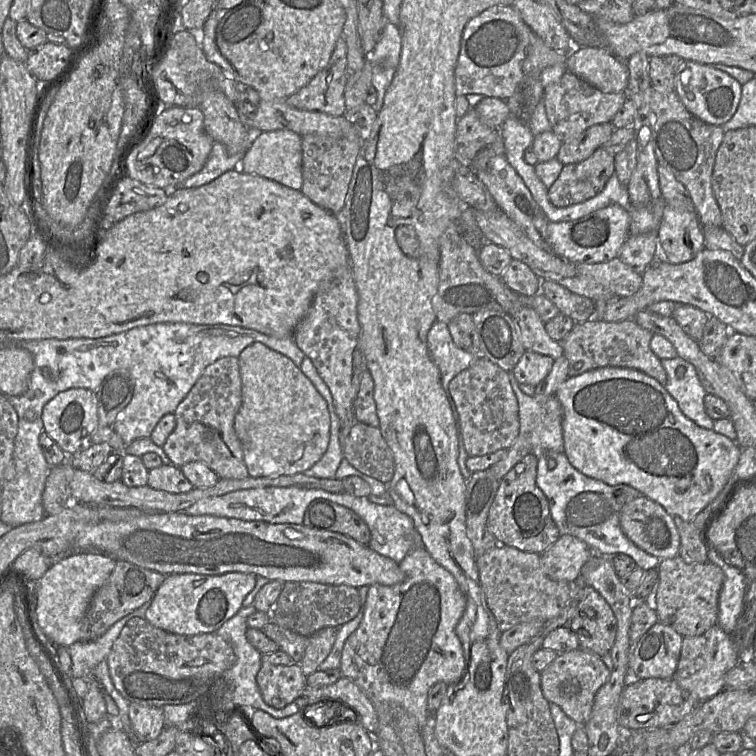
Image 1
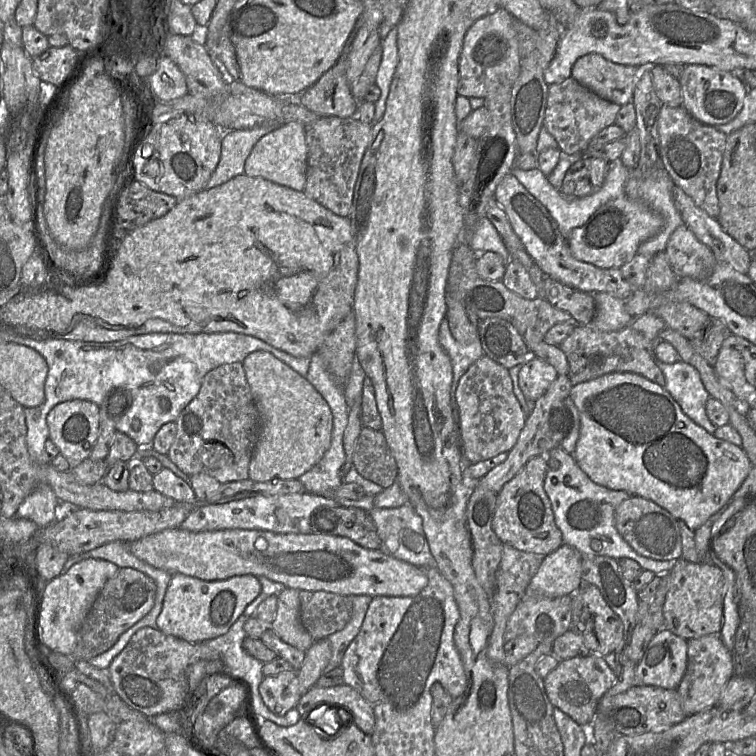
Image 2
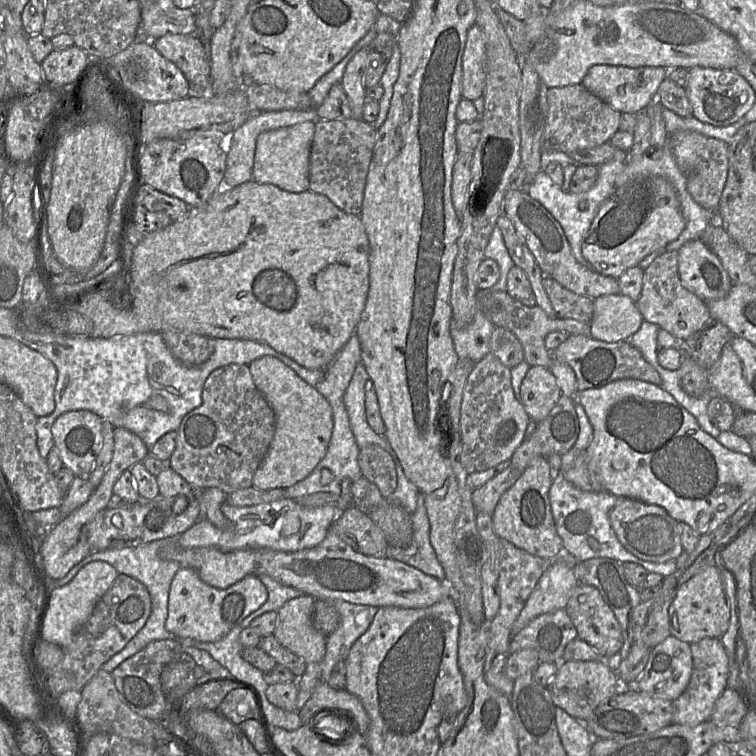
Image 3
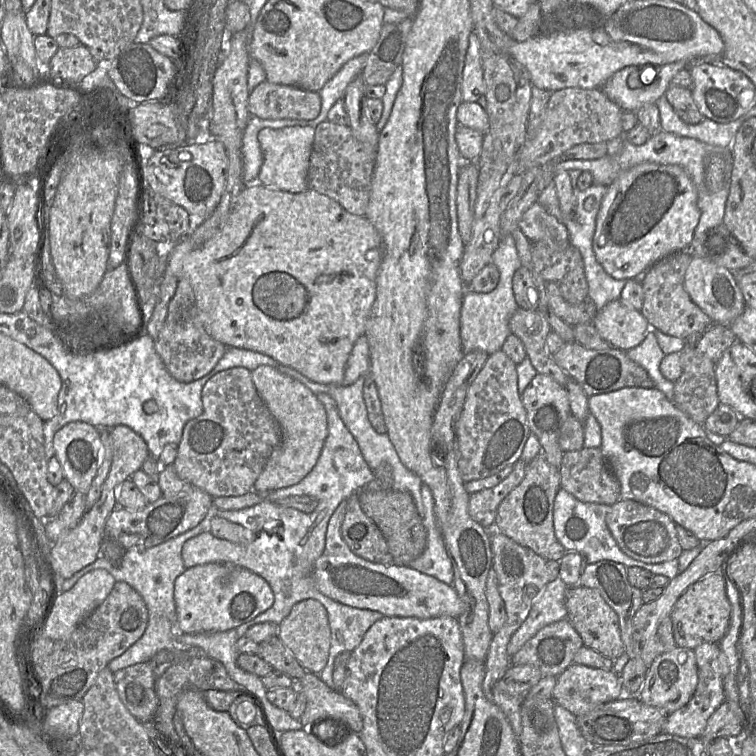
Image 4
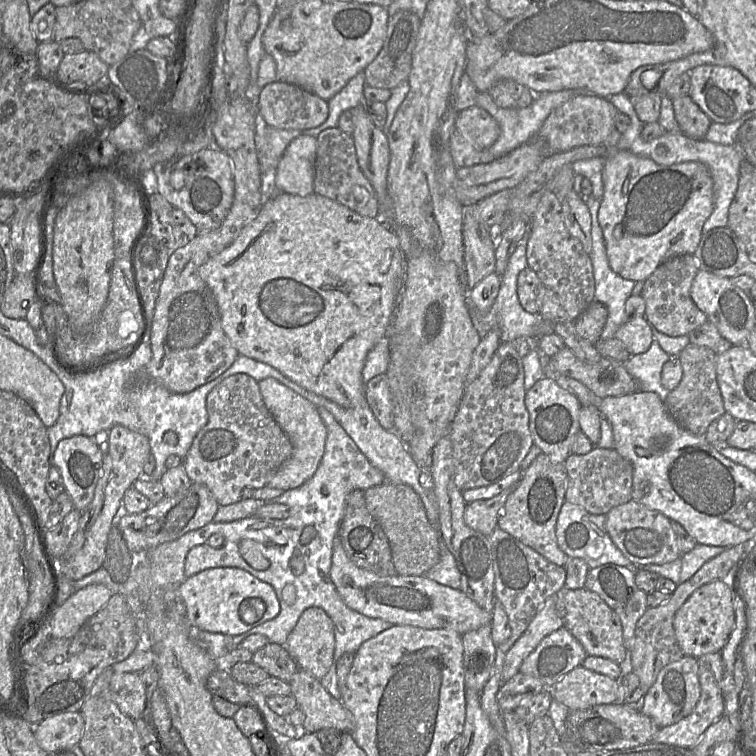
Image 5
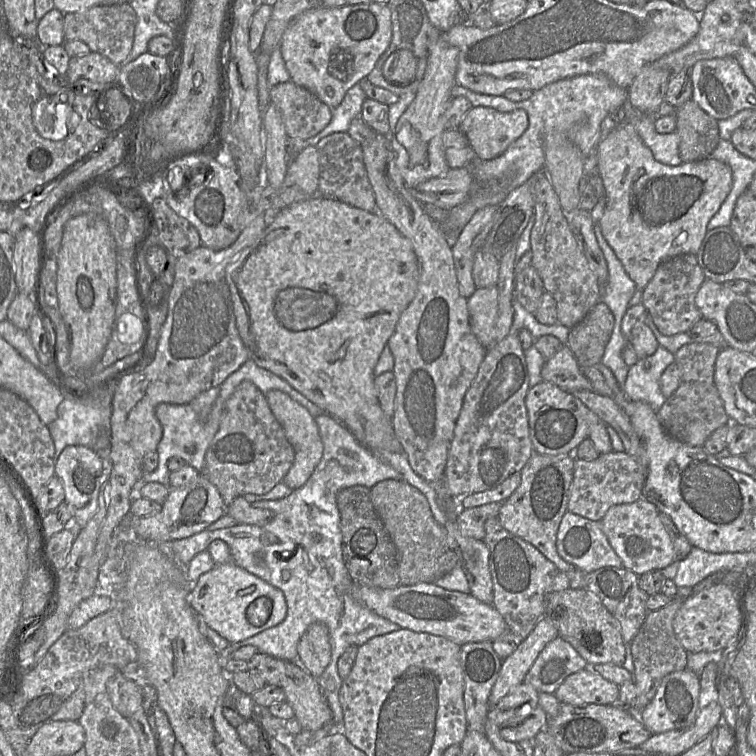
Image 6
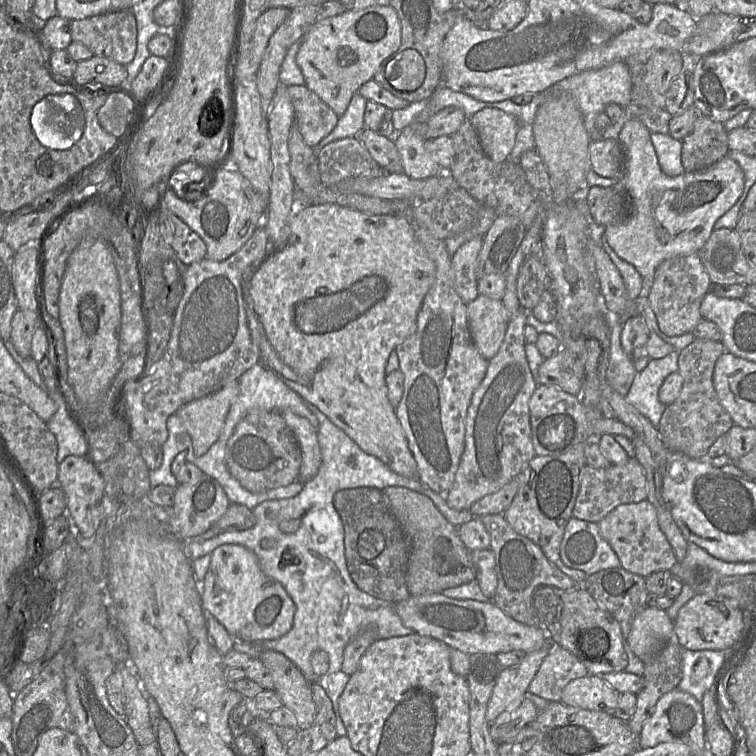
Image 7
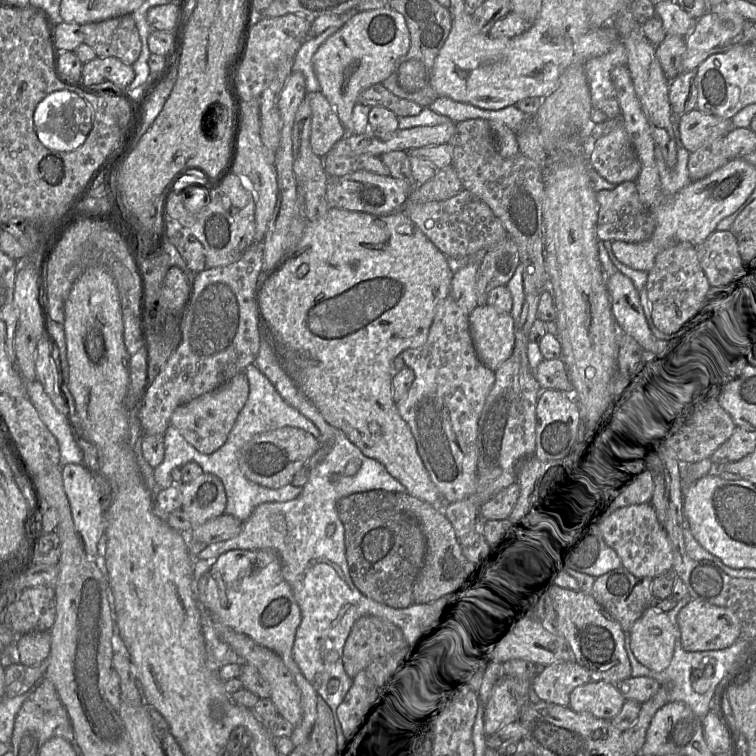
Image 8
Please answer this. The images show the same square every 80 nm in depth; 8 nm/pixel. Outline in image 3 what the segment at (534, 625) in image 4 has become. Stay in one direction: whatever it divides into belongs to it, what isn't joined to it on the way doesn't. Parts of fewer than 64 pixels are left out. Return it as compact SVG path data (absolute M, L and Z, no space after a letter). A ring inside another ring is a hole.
M554 559L542 574L512 627L512 638L539 615L565 609L568 598L578 585L574 568Z

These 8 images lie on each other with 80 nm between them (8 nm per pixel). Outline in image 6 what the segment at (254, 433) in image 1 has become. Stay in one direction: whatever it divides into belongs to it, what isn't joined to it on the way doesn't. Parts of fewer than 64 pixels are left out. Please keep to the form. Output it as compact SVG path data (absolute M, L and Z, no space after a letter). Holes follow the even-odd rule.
M270 390L265 397L295 452L293 464L282 482L292 490L298 489L310 478L323 455L323 443L318 425L309 411L288 394L280 390Z

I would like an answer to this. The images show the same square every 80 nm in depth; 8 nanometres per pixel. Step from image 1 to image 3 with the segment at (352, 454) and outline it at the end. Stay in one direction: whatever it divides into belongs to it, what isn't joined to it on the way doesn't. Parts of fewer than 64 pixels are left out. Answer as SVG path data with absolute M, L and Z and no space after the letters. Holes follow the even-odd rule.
M376 445L365 446L359 450L358 465L362 476L377 486L383 498L393 493L397 474L390 453Z

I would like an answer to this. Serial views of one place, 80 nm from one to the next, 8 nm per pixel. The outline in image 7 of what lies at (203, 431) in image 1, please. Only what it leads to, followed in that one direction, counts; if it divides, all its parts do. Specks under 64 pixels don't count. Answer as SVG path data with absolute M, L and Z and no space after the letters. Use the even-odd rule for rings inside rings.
M251 410L227 440L225 460L230 474L252 493L263 493L298 480L299 444L279 411Z

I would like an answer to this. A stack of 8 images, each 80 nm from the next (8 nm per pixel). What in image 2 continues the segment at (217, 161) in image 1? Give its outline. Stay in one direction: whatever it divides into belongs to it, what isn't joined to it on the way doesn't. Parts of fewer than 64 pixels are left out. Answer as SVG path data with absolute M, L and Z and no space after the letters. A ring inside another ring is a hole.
M266 125L249 130L224 132L219 163L206 183L206 188L222 185L244 174L245 161L260 138L282 125Z

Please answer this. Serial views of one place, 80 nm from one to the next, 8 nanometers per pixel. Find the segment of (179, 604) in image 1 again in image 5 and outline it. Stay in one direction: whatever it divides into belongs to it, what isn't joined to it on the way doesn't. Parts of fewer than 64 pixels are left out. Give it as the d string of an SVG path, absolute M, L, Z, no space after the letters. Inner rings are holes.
M236 567L202 570L186 578L178 587L185 616L194 630L221 633L234 637L275 618L280 603L274 588L249 572Z

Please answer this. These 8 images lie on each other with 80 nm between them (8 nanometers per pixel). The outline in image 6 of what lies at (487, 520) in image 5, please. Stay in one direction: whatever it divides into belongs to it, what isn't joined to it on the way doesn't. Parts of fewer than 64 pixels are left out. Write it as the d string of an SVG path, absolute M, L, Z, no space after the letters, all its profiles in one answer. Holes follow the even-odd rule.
M489 503L474 508L460 509L456 520L463 536L483 540L486 536L485 523L491 517L498 517L503 503Z

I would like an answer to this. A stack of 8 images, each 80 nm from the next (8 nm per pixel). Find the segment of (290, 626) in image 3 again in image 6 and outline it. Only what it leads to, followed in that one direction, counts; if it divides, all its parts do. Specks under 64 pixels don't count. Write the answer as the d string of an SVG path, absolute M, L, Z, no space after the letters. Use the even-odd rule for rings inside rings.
M322 622L309 625L298 642L297 652L297 662L313 677L319 678L331 661L328 627Z

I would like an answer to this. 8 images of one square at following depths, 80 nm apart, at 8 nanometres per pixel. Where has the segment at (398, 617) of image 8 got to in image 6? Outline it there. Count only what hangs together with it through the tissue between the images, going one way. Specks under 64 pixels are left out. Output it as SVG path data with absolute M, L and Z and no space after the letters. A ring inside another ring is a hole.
M321 414L314 419L323 443L323 455L310 478L287 497L251 504L254 508L271 510L274 514L272 520L265 525L236 524L213 531L205 529L172 542L152 543L157 544L164 553L172 555L175 562L185 569L185 575L192 584L215 566L208 546L216 539L222 540L229 547L231 562L283 592L287 604L285 619L252 637L230 643L220 652L223 661L229 659L232 651L252 645L258 652L297 662L297 645L301 636L312 623L324 623L329 629L332 655L328 667L317 680L333 713L335 730L342 730L343 712L339 692L343 679L337 670L340 656L351 645L361 646L373 637L397 631L401 627L366 608L353 597L355 583L342 556L341 517L336 494L344 488L359 485L372 488L384 480L402 480L402 477L397 470L359 443L331 415ZM256 552L262 554L255 556Z

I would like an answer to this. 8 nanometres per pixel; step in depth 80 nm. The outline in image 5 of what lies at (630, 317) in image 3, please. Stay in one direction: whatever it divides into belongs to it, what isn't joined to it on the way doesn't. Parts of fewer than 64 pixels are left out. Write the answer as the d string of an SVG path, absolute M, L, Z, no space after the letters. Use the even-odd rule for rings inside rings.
M645 316L626 320L616 331L614 338L622 341L631 355L646 352L654 340L649 321Z

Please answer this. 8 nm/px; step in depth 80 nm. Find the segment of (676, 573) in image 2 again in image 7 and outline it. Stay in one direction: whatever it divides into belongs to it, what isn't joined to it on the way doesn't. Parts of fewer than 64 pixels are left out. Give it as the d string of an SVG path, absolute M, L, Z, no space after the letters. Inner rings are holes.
M696 594L680 608L673 623L679 644L691 651L730 651L744 630L743 613L737 604L715 594Z

